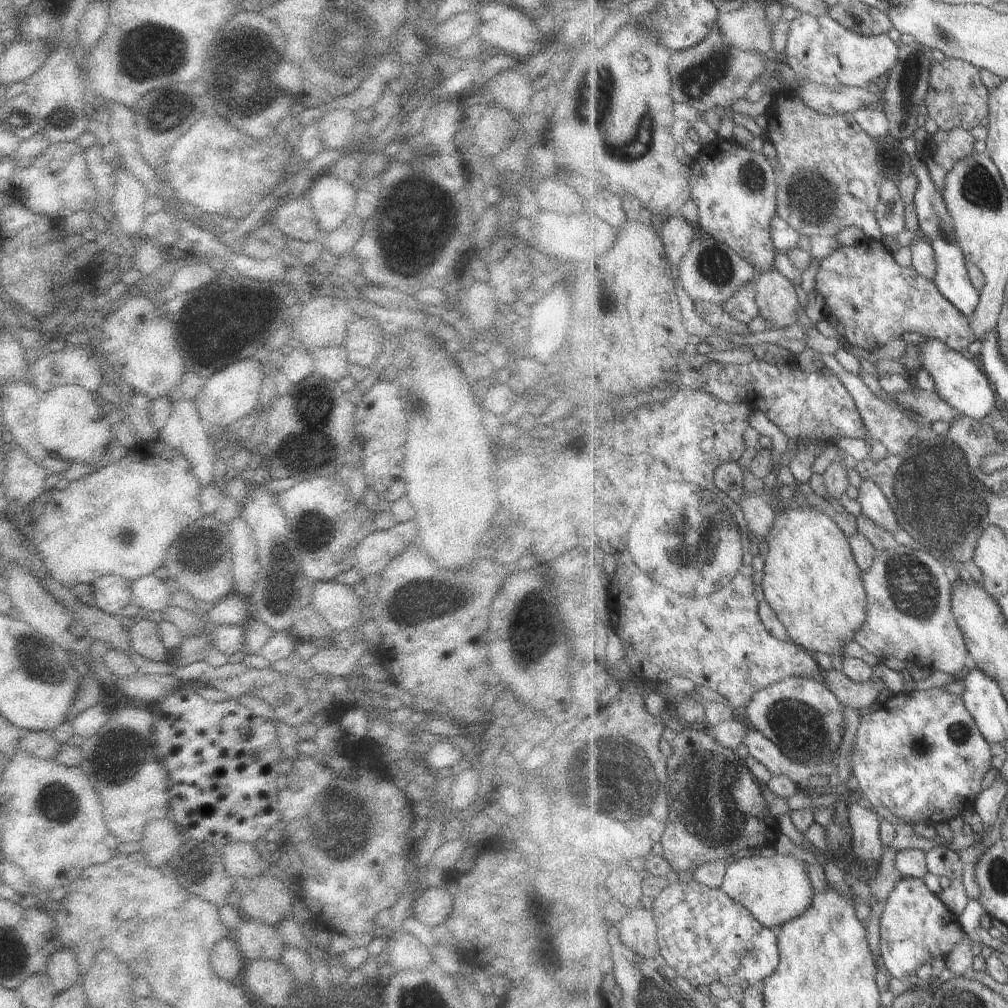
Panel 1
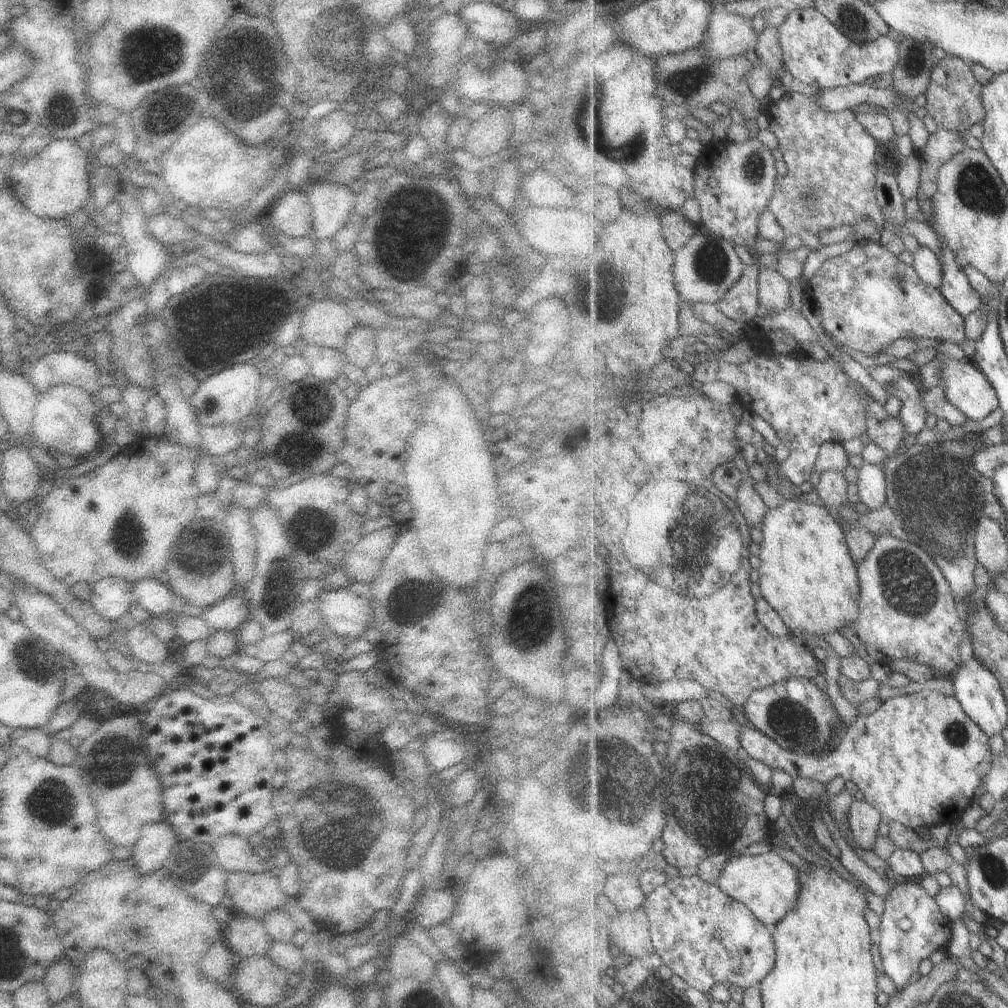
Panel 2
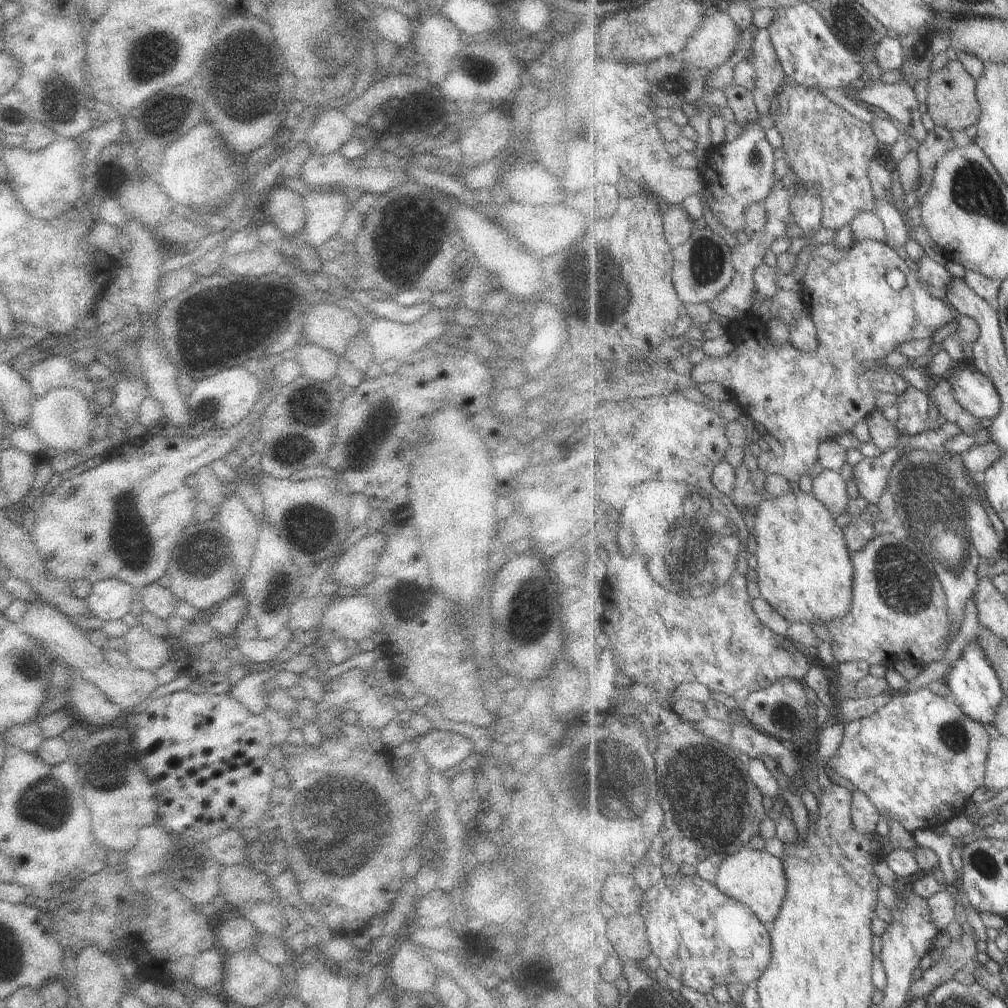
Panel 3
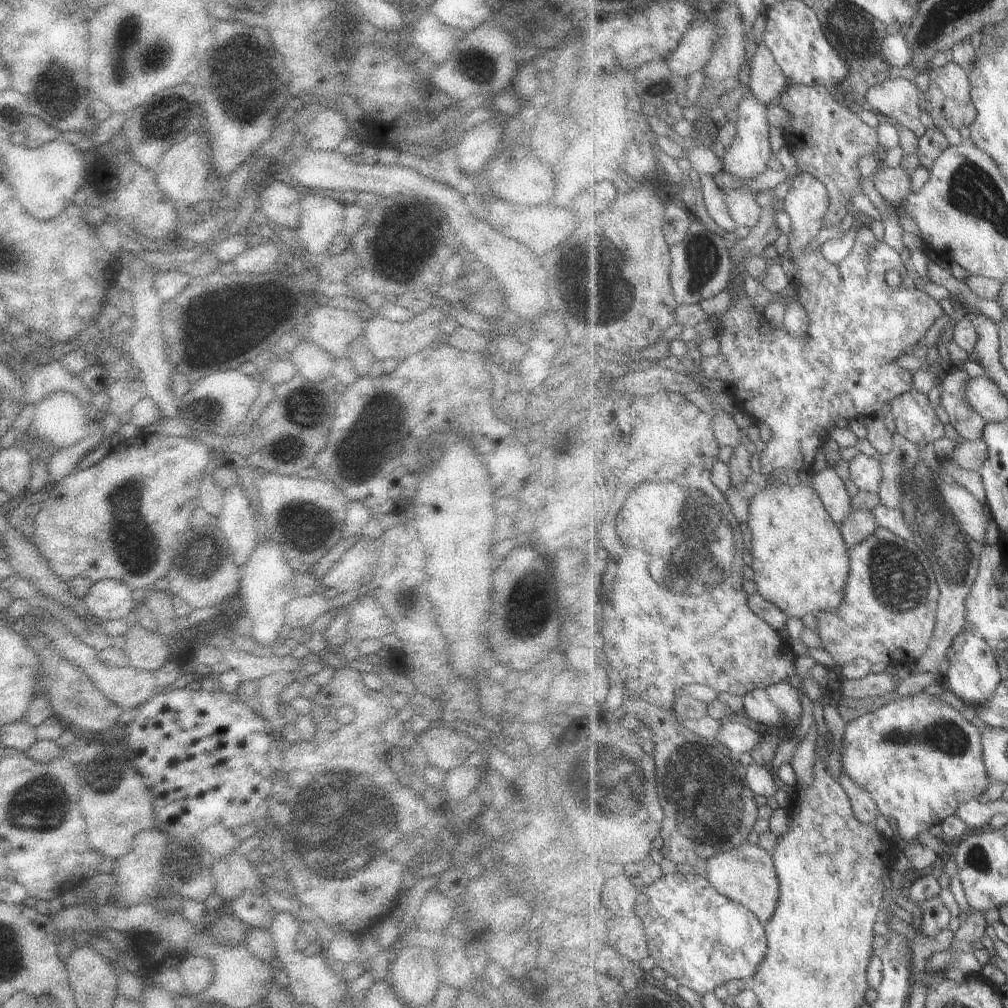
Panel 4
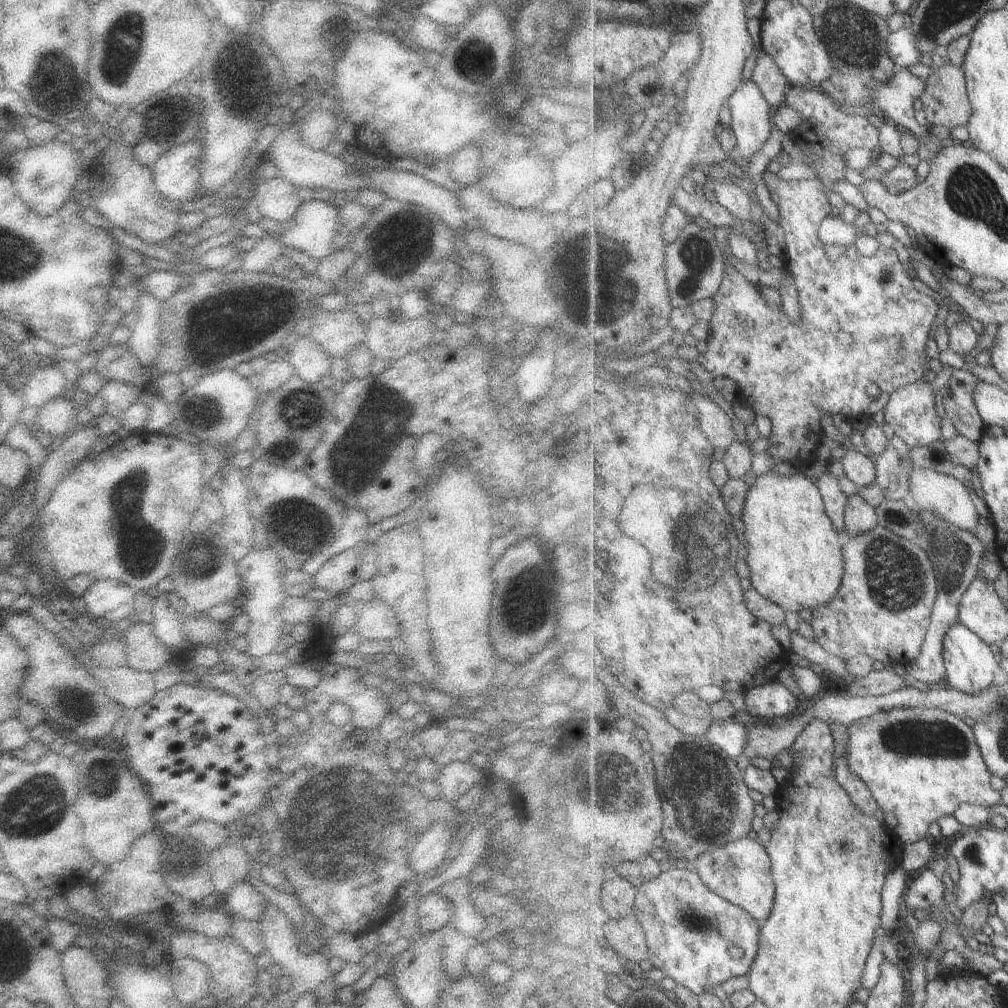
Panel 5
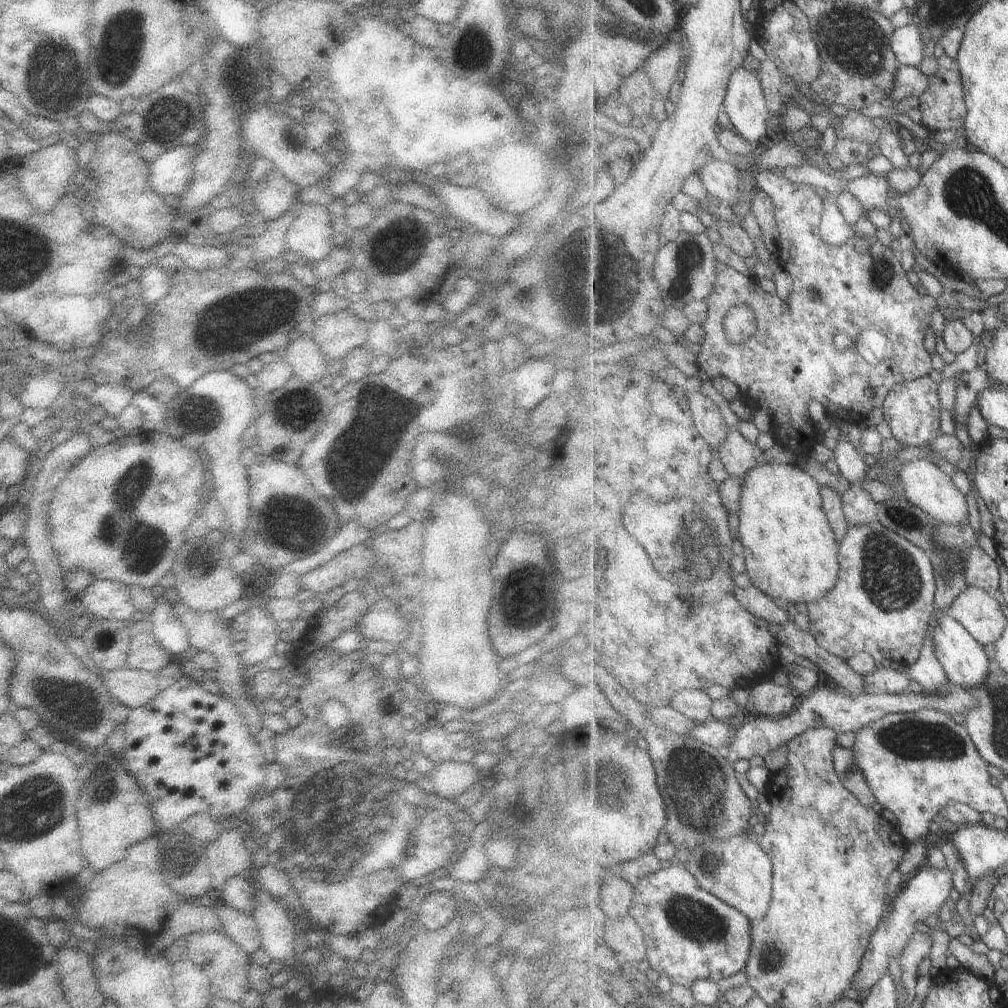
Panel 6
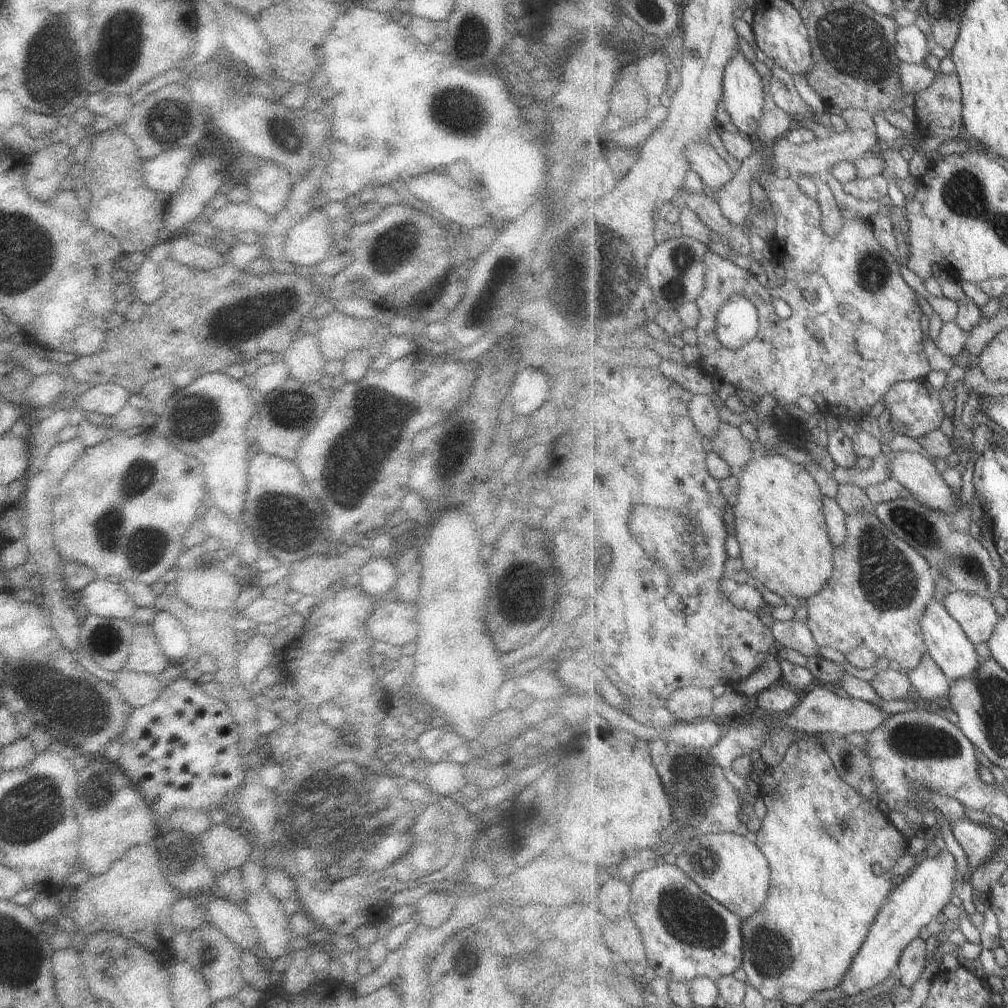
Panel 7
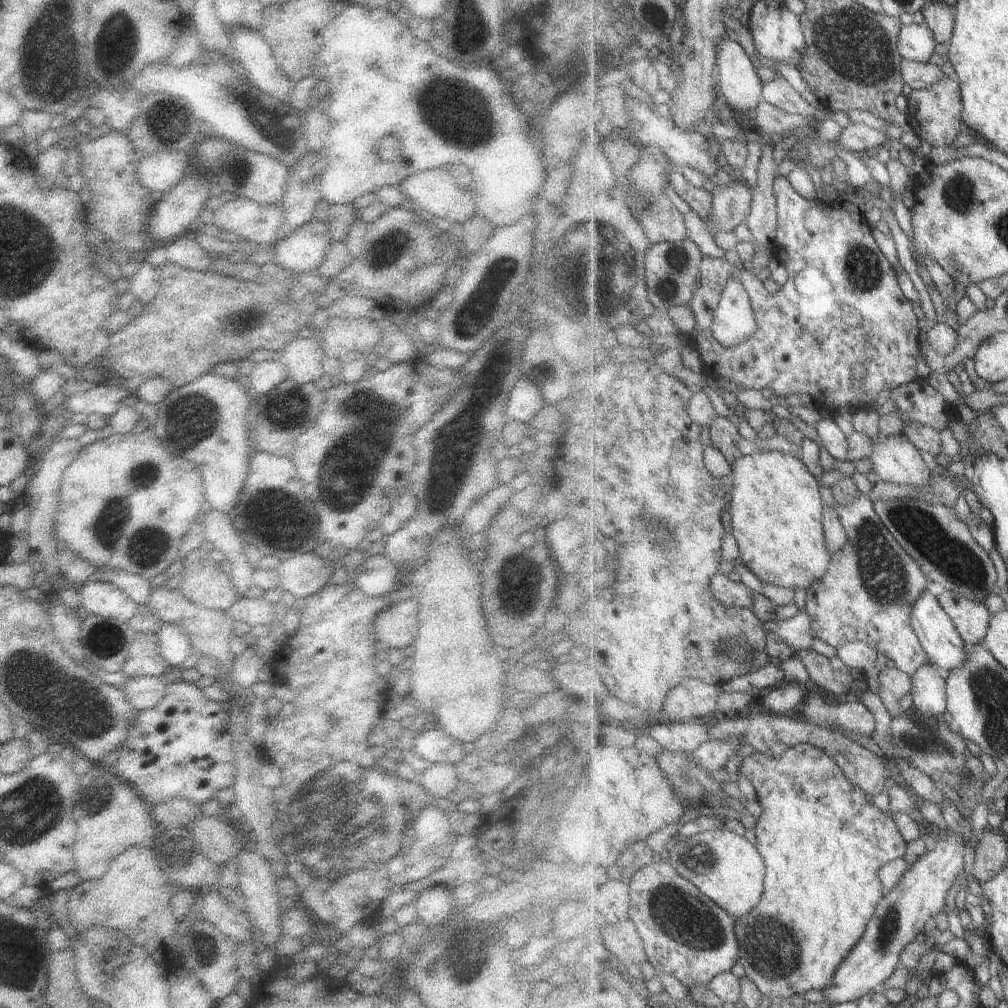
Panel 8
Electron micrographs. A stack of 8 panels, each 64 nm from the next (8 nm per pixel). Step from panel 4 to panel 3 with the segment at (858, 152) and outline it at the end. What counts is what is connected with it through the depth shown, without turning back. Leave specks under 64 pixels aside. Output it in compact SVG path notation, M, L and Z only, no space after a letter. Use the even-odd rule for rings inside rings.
M784 86L779 92L778 111L774 117L774 127L782 137L782 148L785 152L787 165L795 172L795 184L785 186L777 180L769 196L764 200L768 221L766 225L751 236L741 238L739 244L732 248L736 275L731 284L709 306L721 316L731 320L754 317L751 313L755 292L758 292L754 279L755 271L763 263L763 256L769 246L787 234L789 226L796 224L792 207L792 198L802 183L808 183L818 189L823 206L822 228L839 229L850 224L861 210L867 210L868 215L876 215L876 194L872 187L869 169L878 154L881 142L873 132L869 123L861 121L833 103L827 96L816 92L811 87Z

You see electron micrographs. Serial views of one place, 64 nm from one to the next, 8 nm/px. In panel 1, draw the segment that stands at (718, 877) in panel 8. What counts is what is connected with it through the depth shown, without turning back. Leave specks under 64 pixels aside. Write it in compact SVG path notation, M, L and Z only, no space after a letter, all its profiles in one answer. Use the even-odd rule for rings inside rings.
M751 855L738 861L728 861L725 869L726 873L719 888L733 900L743 904L761 924L772 929L777 930L786 922L807 912L813 904L813 897L816 896L807 866L794 855Z

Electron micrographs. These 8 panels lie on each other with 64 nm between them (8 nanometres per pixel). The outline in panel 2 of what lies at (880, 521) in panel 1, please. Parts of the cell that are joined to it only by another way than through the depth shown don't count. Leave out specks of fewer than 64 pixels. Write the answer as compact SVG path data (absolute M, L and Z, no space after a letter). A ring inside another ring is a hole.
M908 442L901 445L895 453L888 454L887 458L881 463L869 464L863 461L863 466L857 470L858 499L869 511L871 510L870 514L875 510L879 510L880 506L888 502L888 498L886 497L886 474L882 469L884 462L893 455L904 453L908 446Z

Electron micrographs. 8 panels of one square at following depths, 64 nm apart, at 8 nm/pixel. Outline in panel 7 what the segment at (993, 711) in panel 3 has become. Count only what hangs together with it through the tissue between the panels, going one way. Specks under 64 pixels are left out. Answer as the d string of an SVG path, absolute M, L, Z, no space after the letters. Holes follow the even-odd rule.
M935 596L921 619L921 628L925 644L928 647L928 653L942 668L942 671L950 678L952 683L959 679L973 678L973 675L980 669L982 663L979 646L968 637L960 622L957 622L957 619L954 619L949 614L945 605L939 602Z

